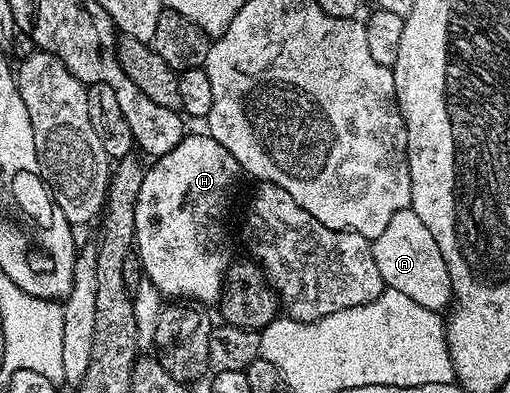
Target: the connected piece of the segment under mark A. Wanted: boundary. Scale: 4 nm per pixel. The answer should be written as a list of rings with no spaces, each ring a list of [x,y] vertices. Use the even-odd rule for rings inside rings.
[[[410,207],[397,211],[397,215],[389,219],[389,227],[371,241],[371,250],[386,288],[409,295],[409,299],[413,299],[413,303],[421,303],[421,307],[443,311],[450,306],[451,284],[441,247],[437,247],[437,239],[429,235],[429,227],[421,223],[420,217]]]

